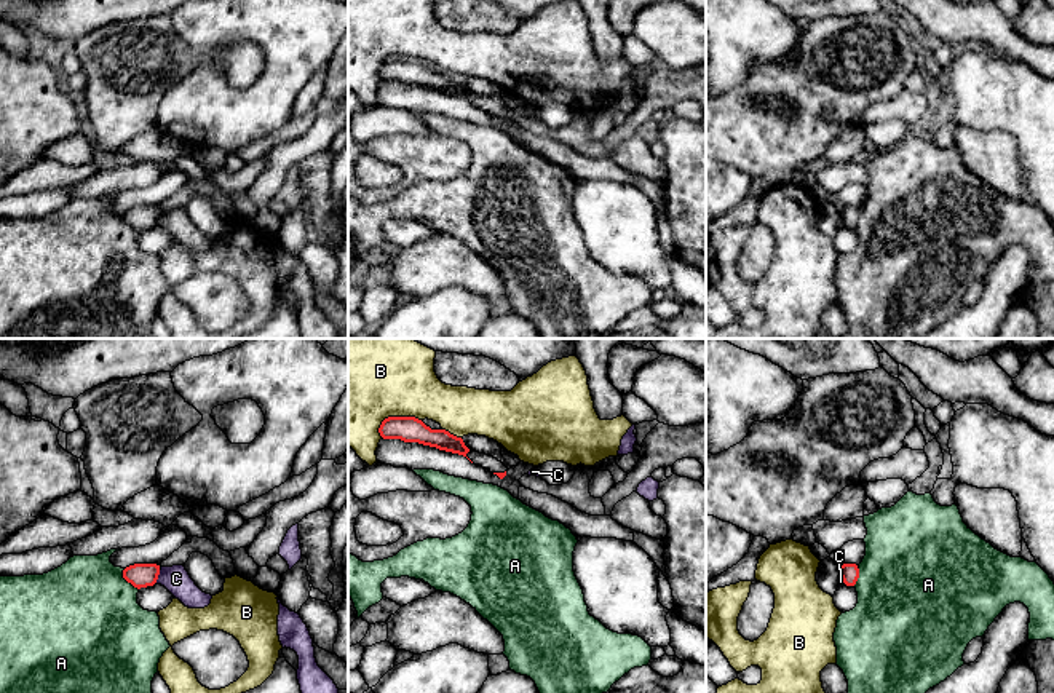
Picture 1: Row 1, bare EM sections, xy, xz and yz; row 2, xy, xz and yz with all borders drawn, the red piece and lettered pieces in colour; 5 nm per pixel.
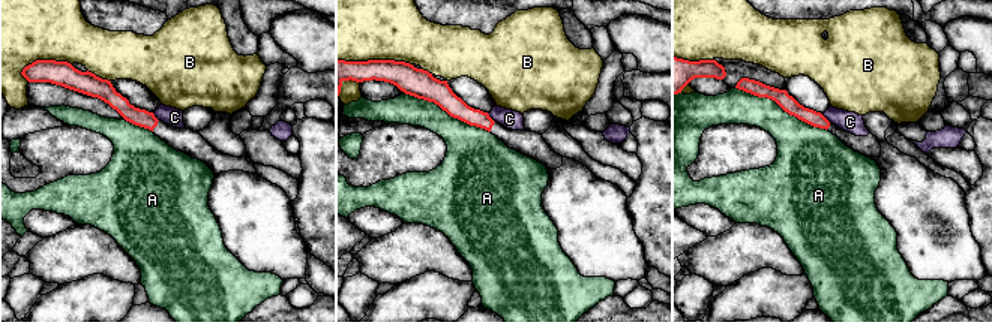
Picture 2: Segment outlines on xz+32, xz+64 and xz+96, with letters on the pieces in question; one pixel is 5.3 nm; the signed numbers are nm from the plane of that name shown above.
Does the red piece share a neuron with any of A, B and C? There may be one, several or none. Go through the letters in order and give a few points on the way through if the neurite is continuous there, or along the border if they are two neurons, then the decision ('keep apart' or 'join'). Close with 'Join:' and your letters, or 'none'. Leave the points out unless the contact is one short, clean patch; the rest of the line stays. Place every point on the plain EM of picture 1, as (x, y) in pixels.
A: keep apart
B: keep apart
C: border xy (160, 213), (154, 225); keep apart
Join: none

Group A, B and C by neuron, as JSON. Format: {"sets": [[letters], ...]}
{"sets": [["A"], ["B"], ["C"]]}

